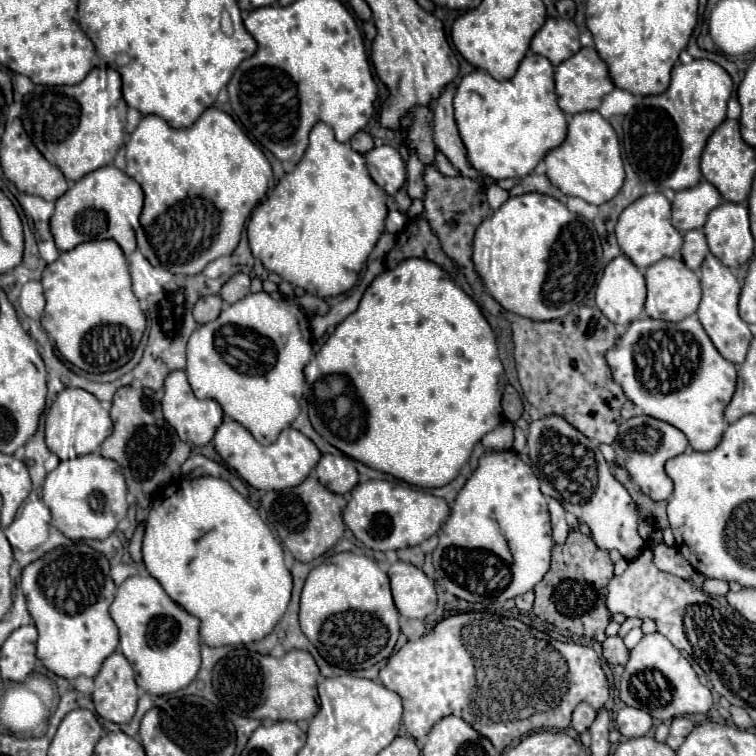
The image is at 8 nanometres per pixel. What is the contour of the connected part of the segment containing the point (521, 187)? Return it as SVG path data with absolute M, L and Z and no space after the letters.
M535 172L523 176L519 180L519 184L513 186L509 192L511 192L511 196L519 196L519 194L527 194L527 192L541 192L541 194L547 194L547 196L553 196L553 198L561 200L563 204L567 202L567 196L557 186L553 186L547 176L539 176Z

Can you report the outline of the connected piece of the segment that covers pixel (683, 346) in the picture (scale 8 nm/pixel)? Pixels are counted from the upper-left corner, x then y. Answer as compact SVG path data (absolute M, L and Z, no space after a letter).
M687 316L681 322L637 318L627 326L625 334L619 336L619 340L615 342L615 348L607 352L605 360L607 360L607 366L611 368L611 378L623 388L625 396L643 414L679 428L687 436L691 448L697 452L709 452L719 444L723 430L727 428L723 410L735 392L737 372L735 372L735 366L717 352L717 348L709 340L697 316Z

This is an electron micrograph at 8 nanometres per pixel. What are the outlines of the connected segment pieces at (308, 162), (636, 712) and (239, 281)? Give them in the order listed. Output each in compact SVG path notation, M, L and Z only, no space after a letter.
M319 122L309 134L309 146L303 160L299 160L293 172L279 180L275 190L253 210L248 220L247 236L253 256L259 258L267 270L279 274L283 280L309 294L321 298L345 294L355 286L367 256L385 230L386 200L383 188L371 180L363 154L355 152L349 144L339 144L331 126Z
M631 706L621 708L617 718L615 718L615 722L617 722L619 732L625 738L645 736L653 726L653 718L647 712L643 712L641 708L631 708Z
M243 272L231 276L231 278L223 284L223 288L221 288L219 294L221 294L221 298L223 298L227 304L233 304L233 302L241 300L243 296L249 294L249 276L243 274Z

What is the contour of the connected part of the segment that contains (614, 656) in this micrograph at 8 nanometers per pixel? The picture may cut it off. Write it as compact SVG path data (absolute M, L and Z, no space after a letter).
M611 636L611 638L607 638L603 642L603 658L609 664L621 664L621 666L625 666L627 664L627 656L629 656L629 650L623 644L621 636Z

